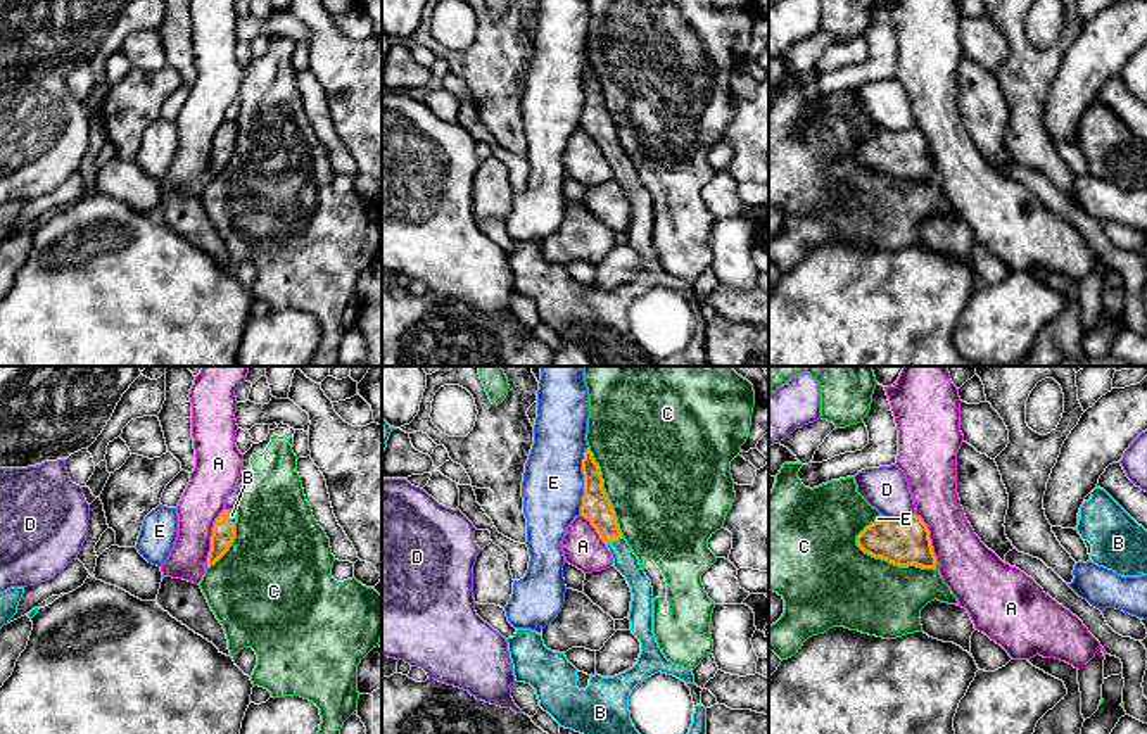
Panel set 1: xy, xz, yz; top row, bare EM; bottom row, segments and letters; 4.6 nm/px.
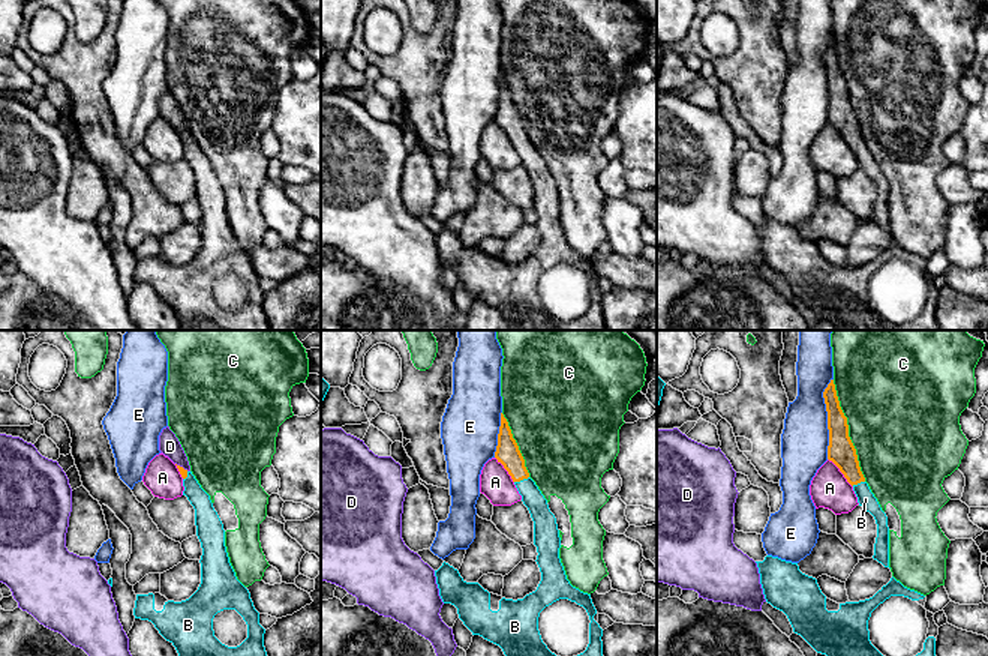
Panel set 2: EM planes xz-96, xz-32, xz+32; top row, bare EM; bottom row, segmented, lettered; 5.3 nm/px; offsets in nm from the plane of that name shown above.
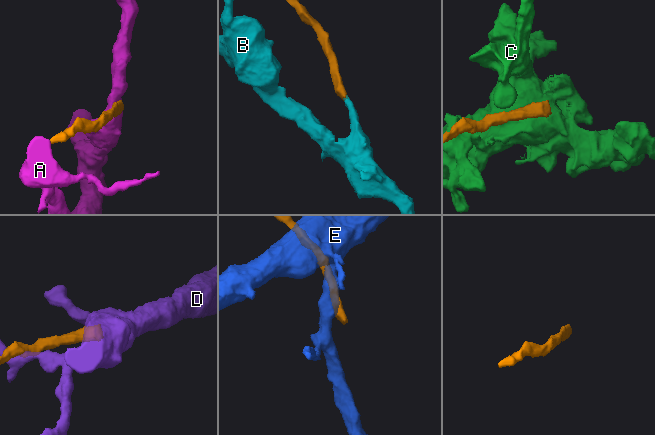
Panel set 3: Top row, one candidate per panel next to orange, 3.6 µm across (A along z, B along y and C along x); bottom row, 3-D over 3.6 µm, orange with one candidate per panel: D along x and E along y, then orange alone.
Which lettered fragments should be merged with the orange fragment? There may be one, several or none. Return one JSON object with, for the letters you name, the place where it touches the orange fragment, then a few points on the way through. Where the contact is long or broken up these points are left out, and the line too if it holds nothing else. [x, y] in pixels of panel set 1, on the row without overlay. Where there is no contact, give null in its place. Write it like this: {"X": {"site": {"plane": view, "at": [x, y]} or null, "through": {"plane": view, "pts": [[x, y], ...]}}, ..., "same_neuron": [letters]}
{"B": {"site": {"plane": "xz", "at": [614, 152]}, "through": {"plane": "xz", "pts": [[596, 120], [614, 152], [626, 175]]}}, "same_neuron": ["B"]}

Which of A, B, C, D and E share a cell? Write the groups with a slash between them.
A / B / C / D / E

